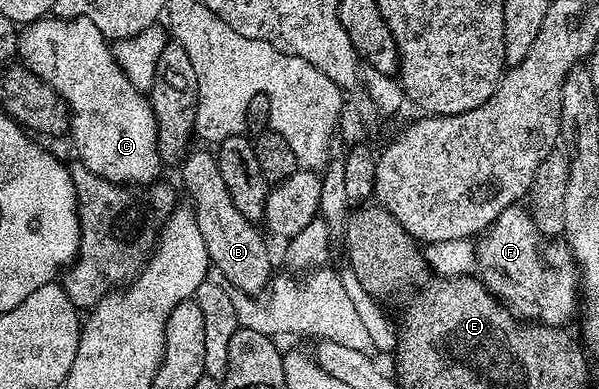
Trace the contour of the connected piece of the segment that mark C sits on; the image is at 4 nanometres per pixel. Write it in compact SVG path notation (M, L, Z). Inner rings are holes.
M58 17L37 19L24 27L18 58L67 102L69 139L75 142L78 162L114 183L156 182L163 162L156 149L156 117L150 100L129 81L101 29L88 19Z

